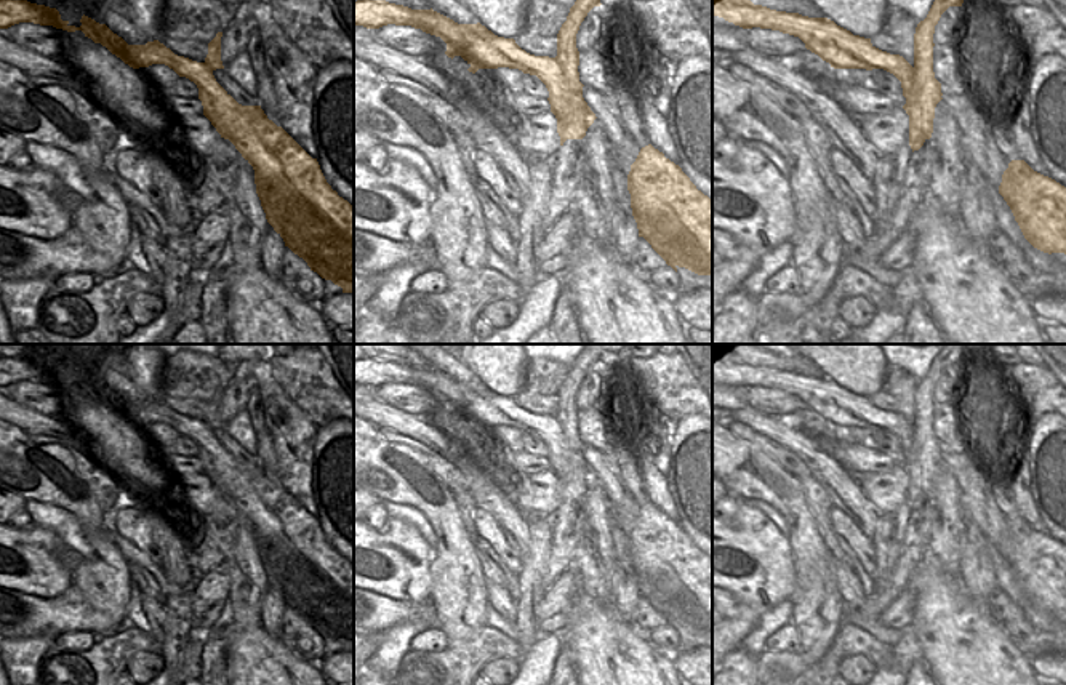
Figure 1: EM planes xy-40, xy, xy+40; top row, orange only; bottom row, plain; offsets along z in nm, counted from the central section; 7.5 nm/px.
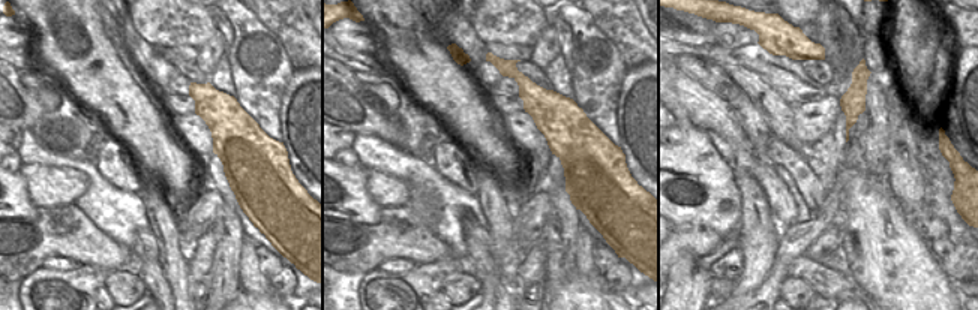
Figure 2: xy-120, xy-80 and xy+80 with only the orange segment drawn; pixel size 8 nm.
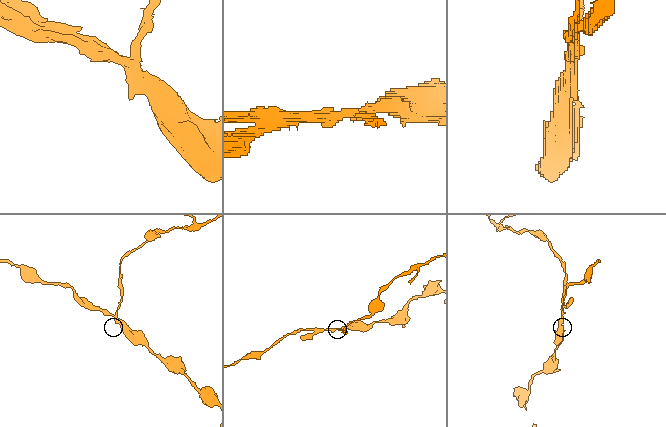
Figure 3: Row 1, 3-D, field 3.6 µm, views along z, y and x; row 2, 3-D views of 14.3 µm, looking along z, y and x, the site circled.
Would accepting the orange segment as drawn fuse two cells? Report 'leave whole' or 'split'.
split

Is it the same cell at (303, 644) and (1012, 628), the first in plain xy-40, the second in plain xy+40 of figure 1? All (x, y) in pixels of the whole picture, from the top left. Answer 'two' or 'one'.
one

